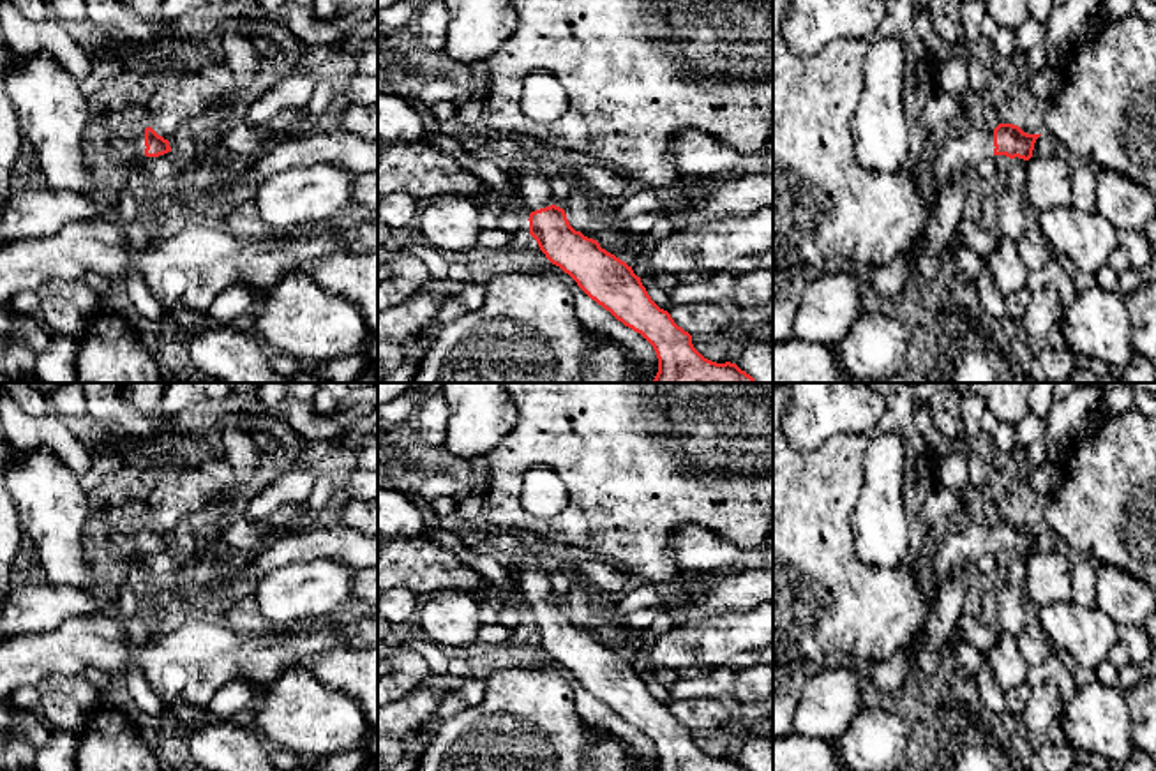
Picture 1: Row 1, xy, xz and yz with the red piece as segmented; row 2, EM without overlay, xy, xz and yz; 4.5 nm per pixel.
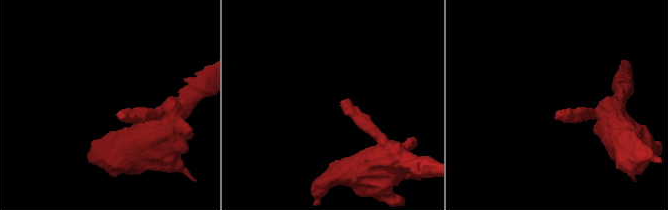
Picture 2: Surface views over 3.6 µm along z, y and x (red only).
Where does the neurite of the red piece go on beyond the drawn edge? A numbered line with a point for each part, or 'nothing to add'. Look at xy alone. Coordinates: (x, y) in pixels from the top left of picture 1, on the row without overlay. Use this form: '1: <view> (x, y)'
1: xy (136, 530)

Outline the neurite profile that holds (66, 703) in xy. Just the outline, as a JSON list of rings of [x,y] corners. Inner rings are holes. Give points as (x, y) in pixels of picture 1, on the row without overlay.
[[[48,676],[37,683],[37,713],[55,729],[72,736],[88,727],[102,693],[85,676]]]

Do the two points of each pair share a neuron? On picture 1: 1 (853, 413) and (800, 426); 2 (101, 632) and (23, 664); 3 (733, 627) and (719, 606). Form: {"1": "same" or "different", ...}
{"1": "same", "2": "same", "3": "different"}

